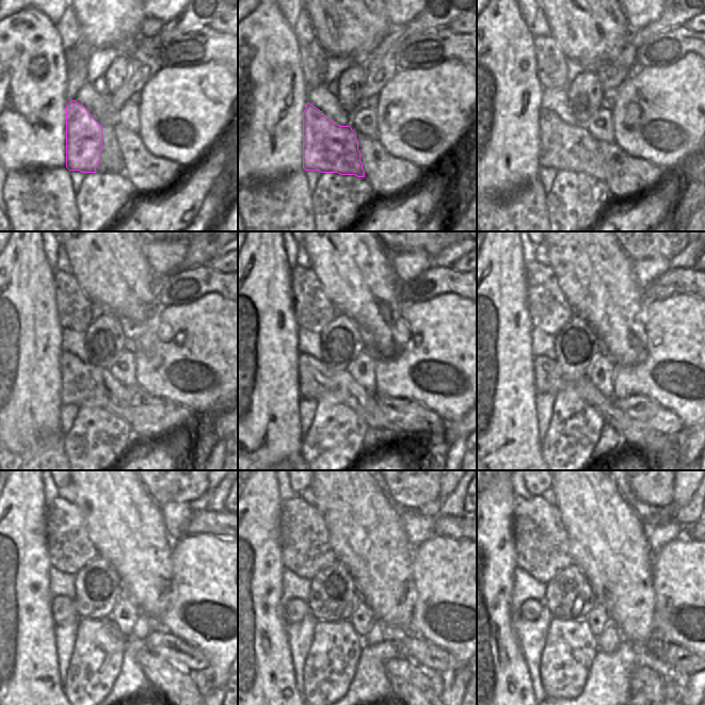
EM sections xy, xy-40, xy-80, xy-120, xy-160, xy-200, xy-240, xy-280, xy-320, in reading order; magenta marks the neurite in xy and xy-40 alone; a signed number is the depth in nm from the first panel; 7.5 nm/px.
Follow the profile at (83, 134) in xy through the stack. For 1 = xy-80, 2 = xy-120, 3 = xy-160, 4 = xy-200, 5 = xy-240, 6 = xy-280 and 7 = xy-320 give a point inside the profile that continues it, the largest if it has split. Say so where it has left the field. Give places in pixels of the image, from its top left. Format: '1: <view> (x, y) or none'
1: xy-80 (564, 147)
2: xy-120 (83, 385)
3: xy-160 (317, 381)
4: xy-200 (549, 378)
5: xy-240 (175, 687)
6: xy-280 (411, 687)
7: xy-320 (655, 687)

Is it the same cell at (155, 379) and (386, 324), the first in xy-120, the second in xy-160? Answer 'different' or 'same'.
different

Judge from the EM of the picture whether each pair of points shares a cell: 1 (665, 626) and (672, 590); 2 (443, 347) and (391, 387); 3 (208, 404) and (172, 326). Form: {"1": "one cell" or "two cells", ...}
{"1": "one cell", "2": "one cell", "3": "one cell"}

